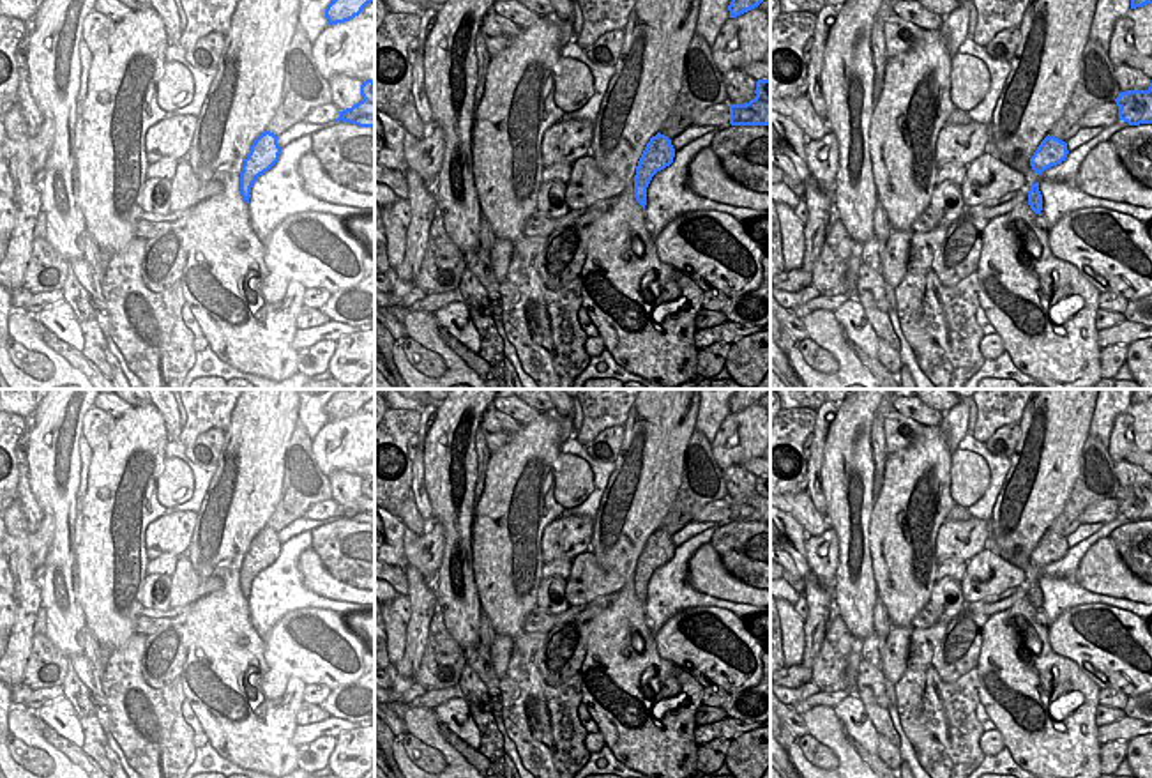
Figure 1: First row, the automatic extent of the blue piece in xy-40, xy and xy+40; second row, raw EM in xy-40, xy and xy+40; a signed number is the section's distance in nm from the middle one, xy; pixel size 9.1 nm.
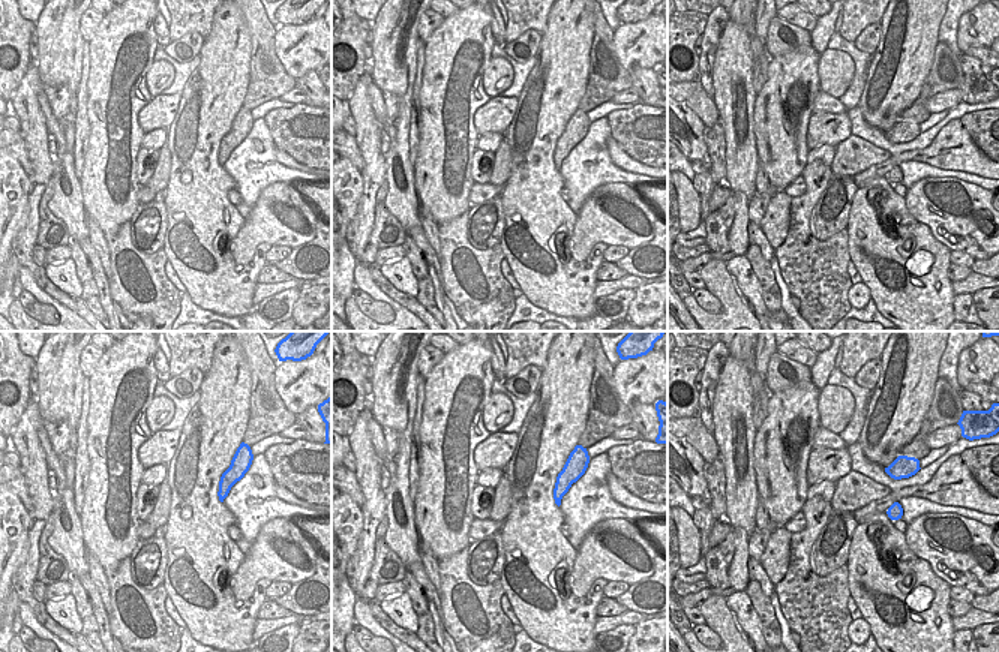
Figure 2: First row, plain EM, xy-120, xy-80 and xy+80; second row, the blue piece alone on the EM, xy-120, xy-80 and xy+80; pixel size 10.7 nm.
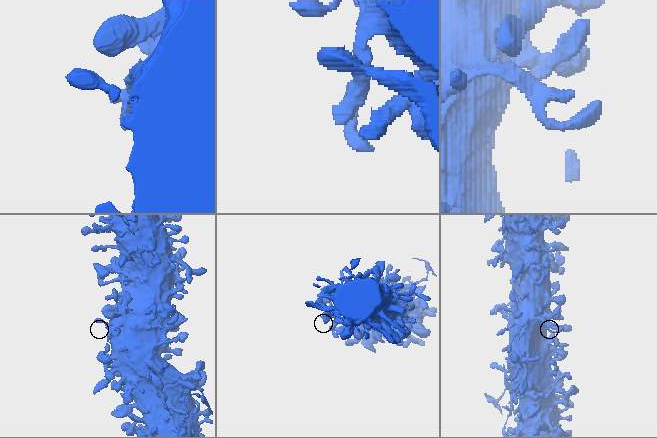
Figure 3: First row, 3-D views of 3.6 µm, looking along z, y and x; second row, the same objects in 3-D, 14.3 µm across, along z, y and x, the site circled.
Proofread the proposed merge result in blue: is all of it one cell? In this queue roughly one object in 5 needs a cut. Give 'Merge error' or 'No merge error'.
No merge error

